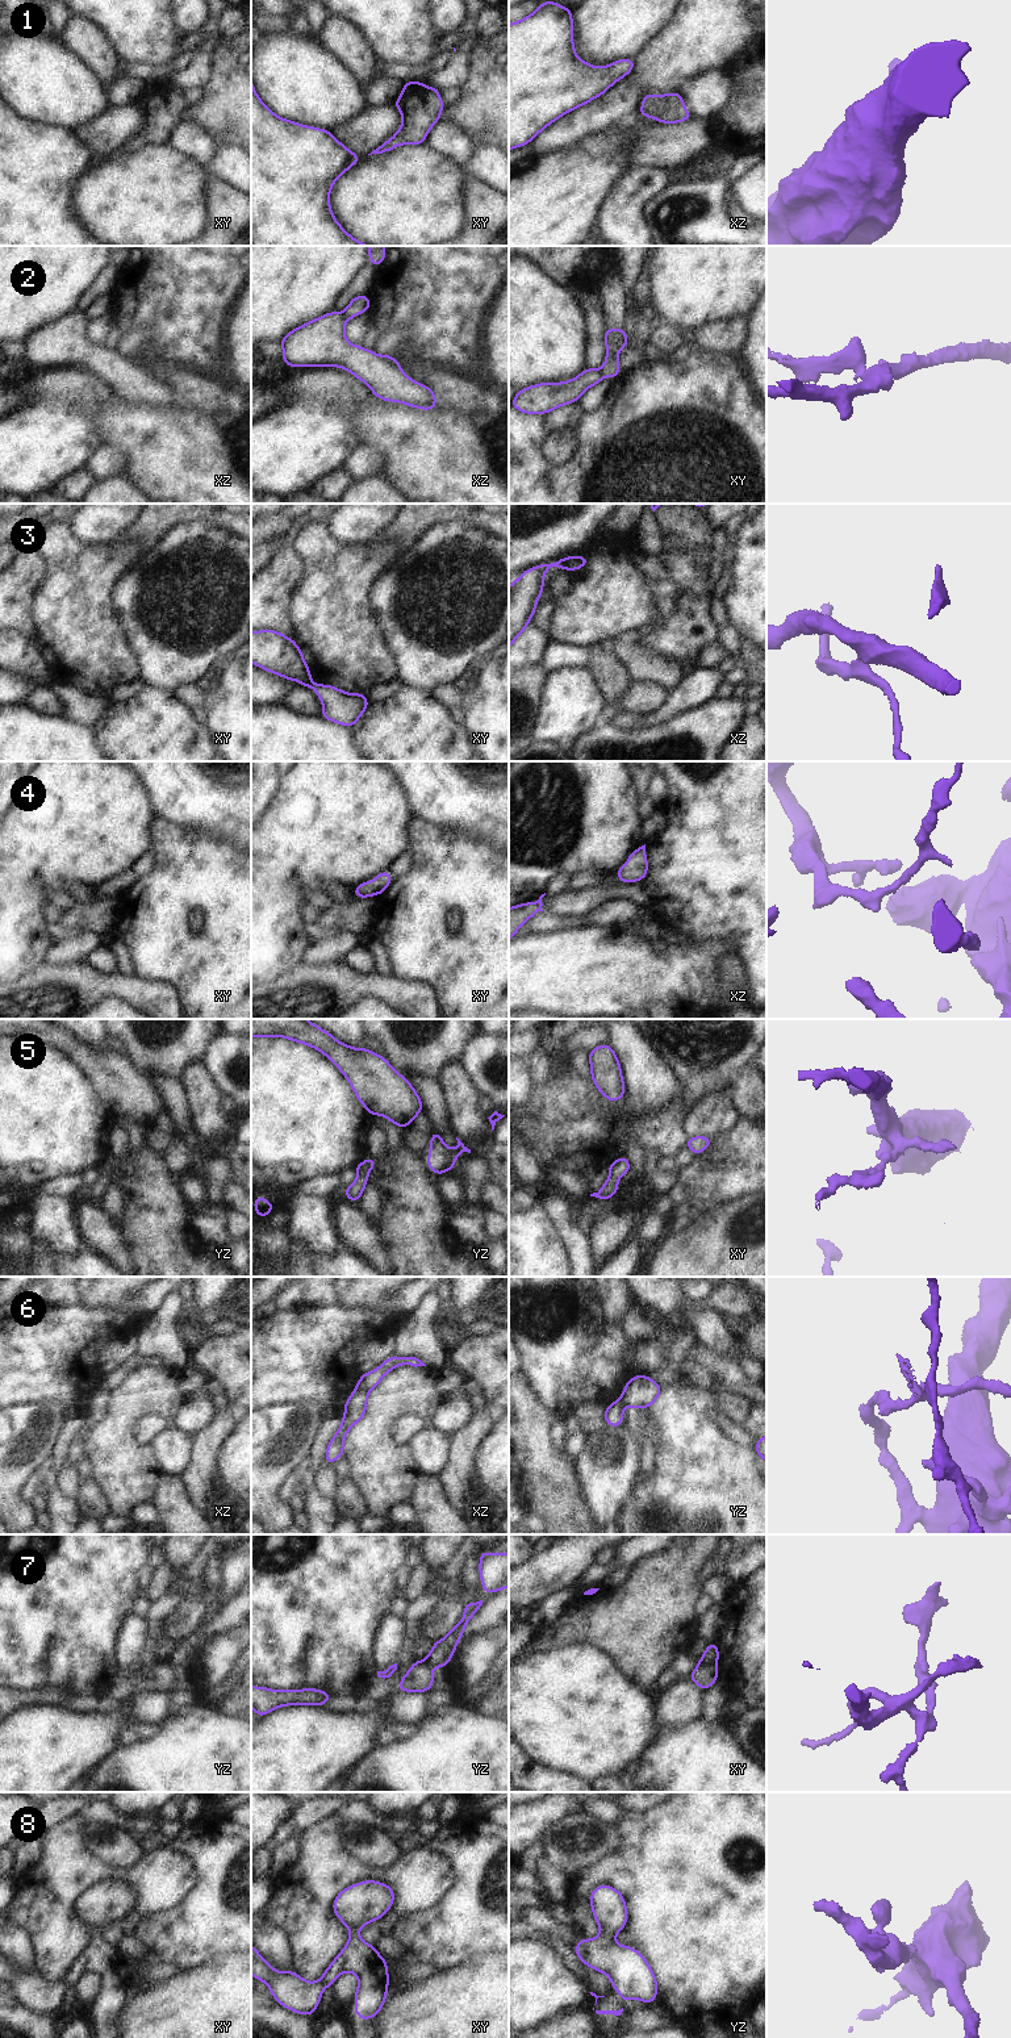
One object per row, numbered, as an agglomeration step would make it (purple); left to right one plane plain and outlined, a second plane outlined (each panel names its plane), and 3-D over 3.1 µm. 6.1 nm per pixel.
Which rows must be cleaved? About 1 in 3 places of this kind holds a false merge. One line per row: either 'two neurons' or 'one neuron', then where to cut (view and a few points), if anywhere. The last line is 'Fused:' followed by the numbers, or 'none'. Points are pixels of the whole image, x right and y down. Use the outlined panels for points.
1: one neuron; no cut
2: two neurons; cut in xz along (342, 313), (347, 318)
3: two neurons; cut in xz along (568, 558), (565, 568)
4: one neuron; no cut
5: one neuron; no cut
6: two neurons; cut in xz along (355, 1389), (367, 1391)
7: two neurons; cut in xy along (715, 1662), (700, 1665)
8: one neuron; no cut
Fused: 2, 3, 6, 7

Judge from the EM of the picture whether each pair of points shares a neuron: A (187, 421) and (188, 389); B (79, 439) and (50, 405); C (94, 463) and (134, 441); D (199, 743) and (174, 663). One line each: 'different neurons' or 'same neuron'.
A: different neurons
B: same neuron
C: different neurons
D: different neurons

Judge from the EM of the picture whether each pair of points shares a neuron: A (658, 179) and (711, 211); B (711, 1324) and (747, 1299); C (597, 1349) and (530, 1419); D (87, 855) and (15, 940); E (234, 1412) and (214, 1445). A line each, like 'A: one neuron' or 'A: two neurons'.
A: two neurons
B: two neurons
C: two neurons
D: one neuron
E: one neuron

